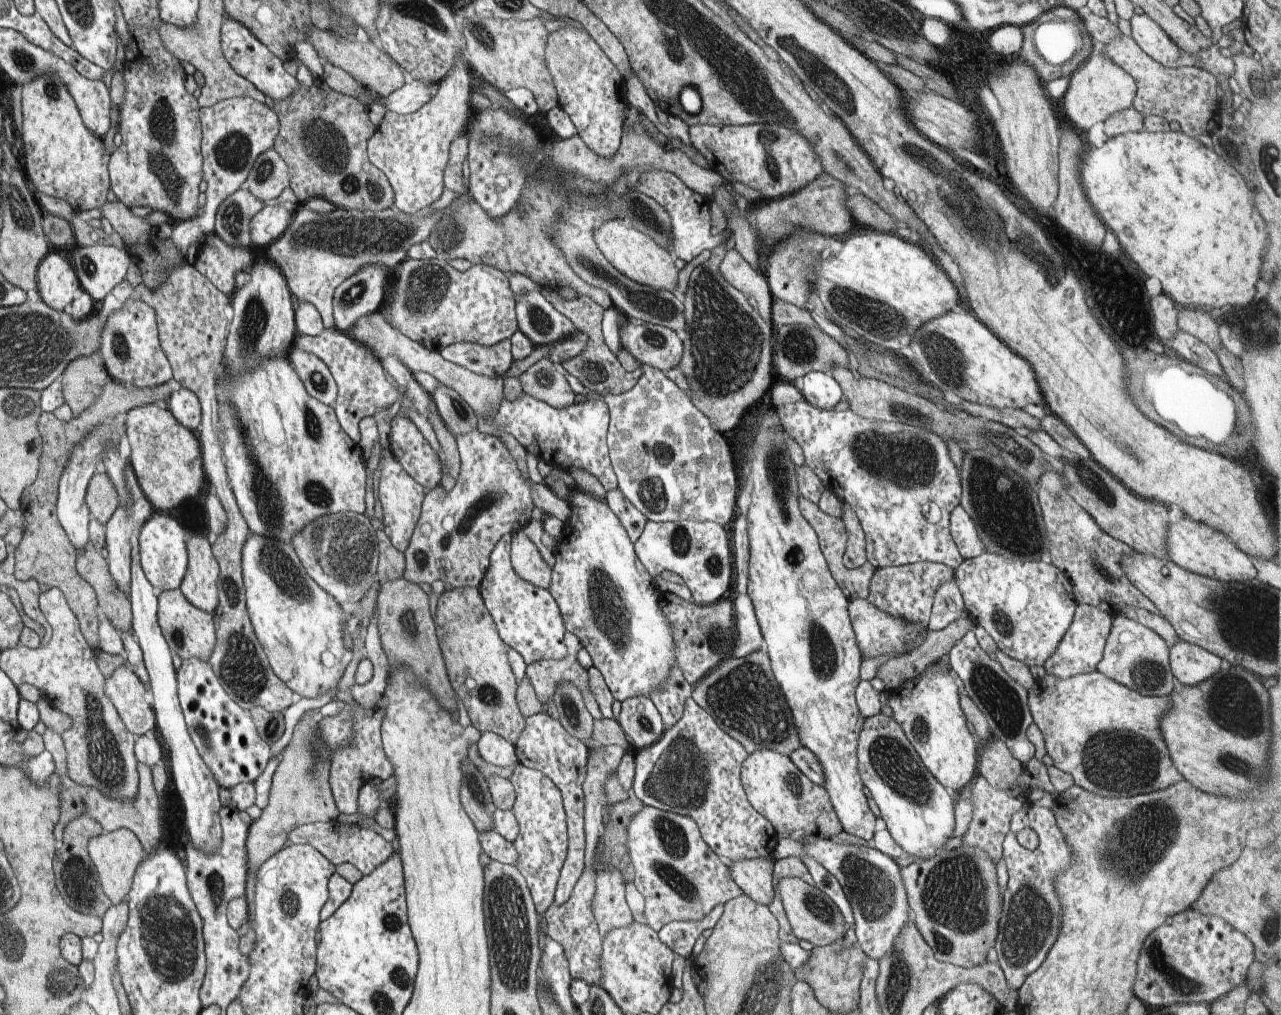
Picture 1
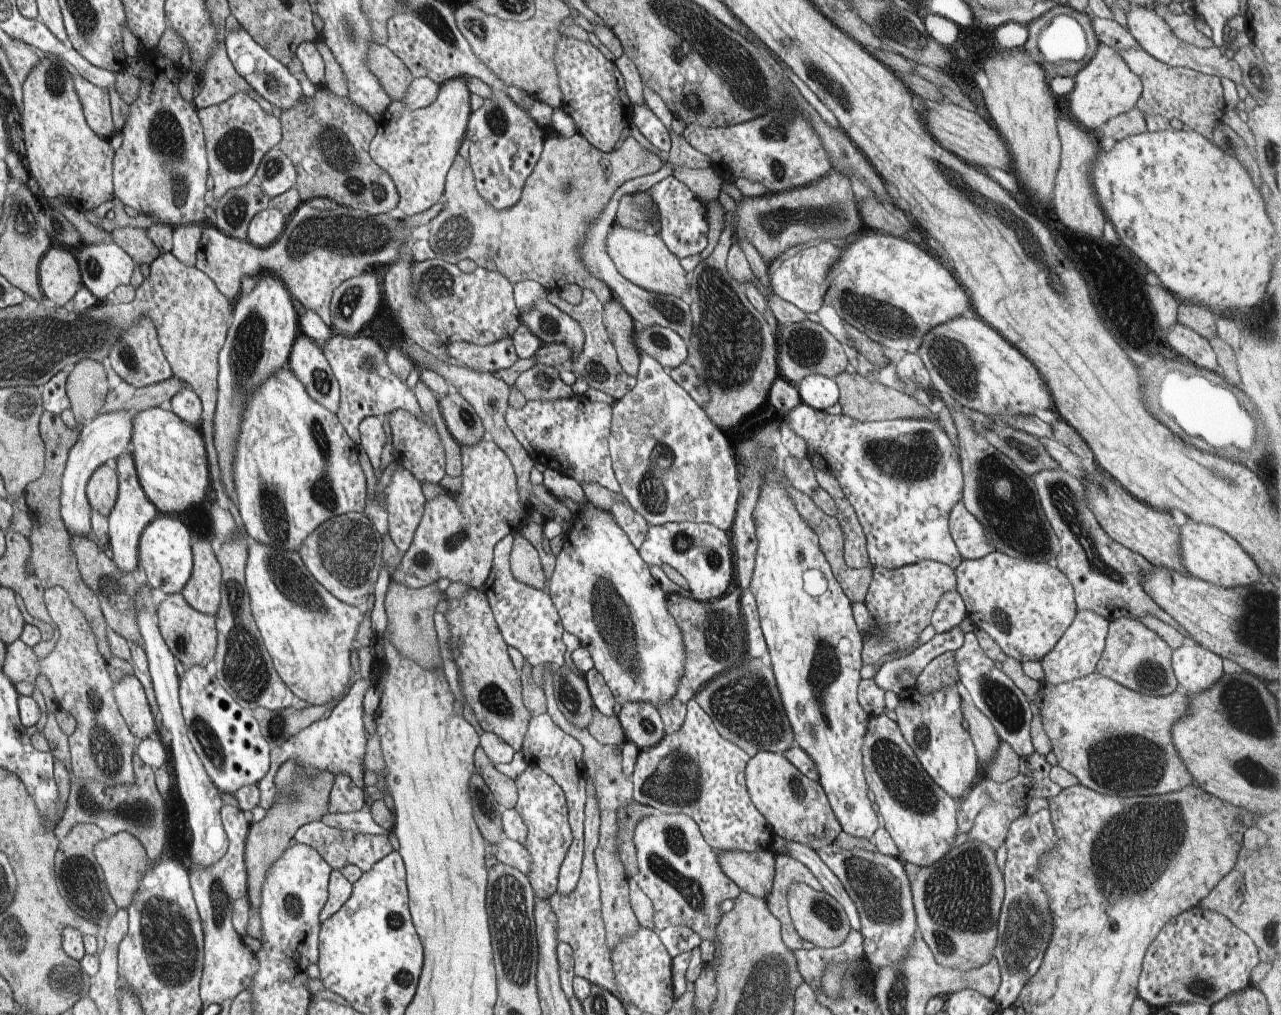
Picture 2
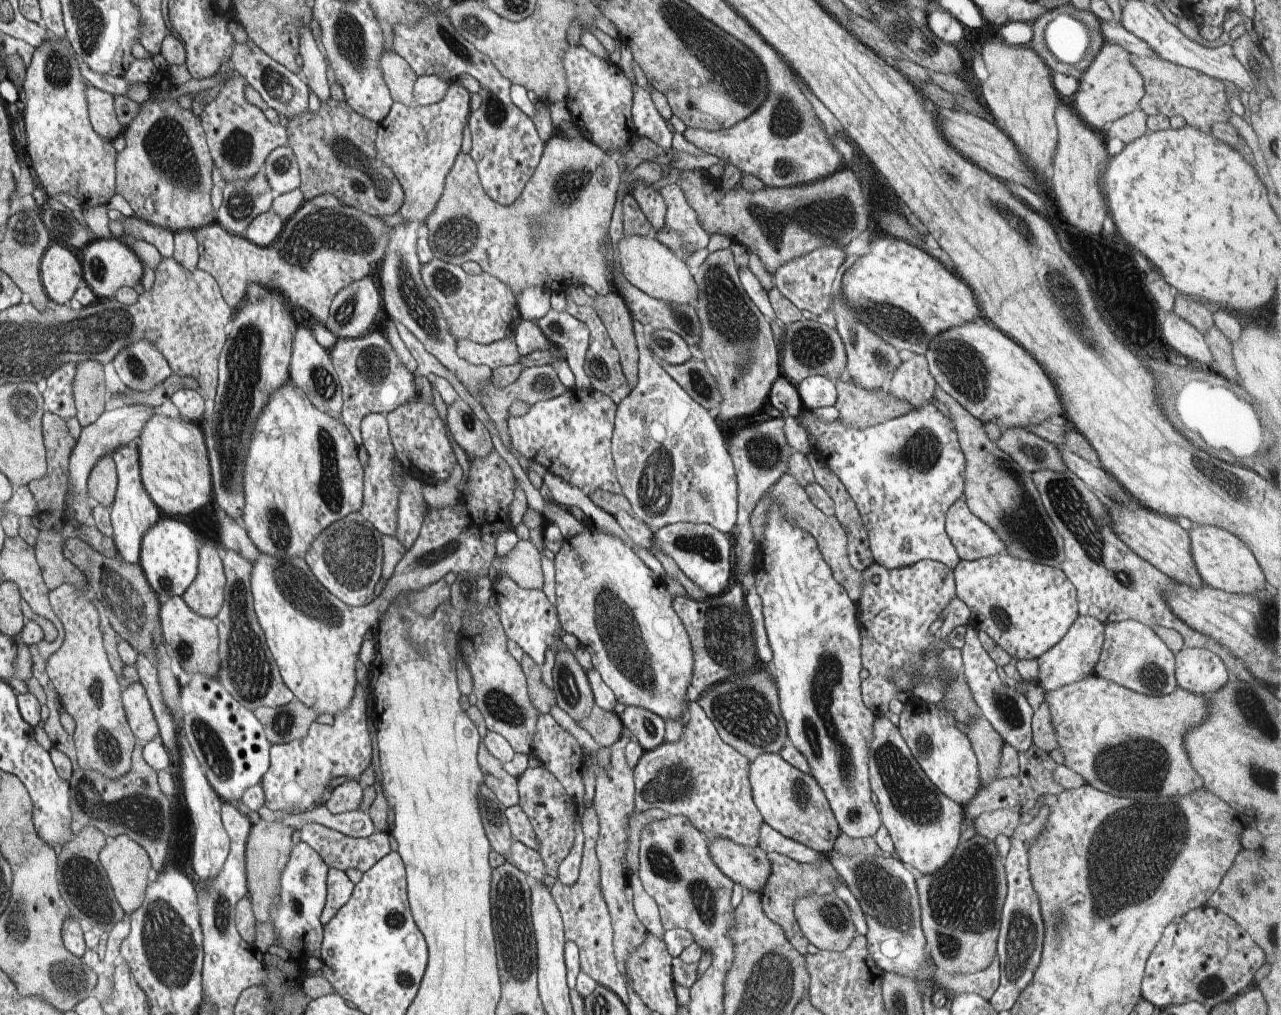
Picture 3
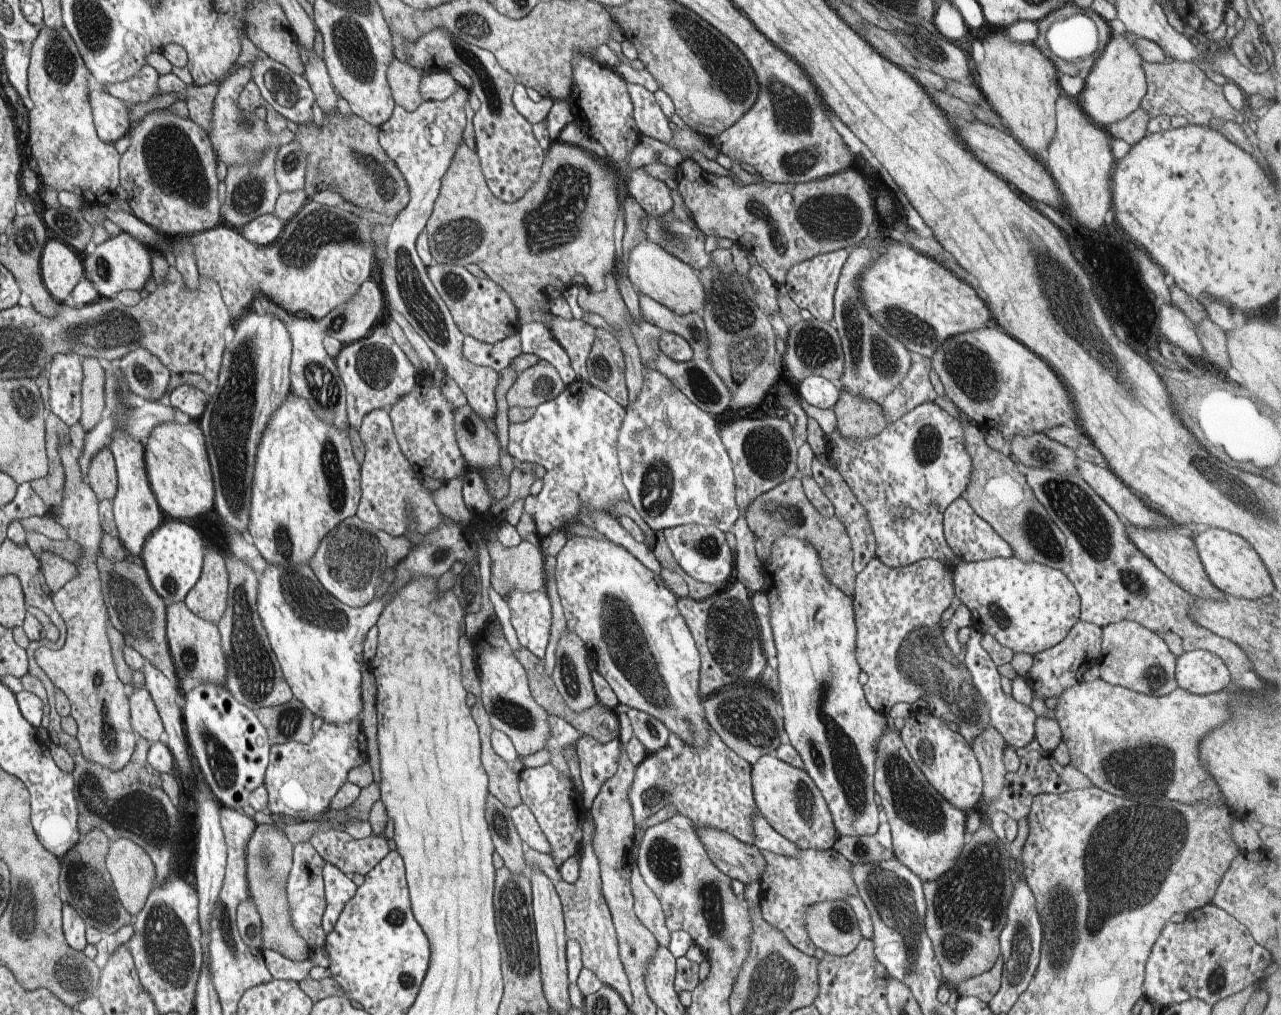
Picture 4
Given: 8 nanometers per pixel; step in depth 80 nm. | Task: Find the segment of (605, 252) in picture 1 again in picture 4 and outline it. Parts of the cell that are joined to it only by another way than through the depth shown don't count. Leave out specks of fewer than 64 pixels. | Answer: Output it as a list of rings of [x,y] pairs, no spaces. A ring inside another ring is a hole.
[[[644,240],[636,244],[630,252],[624,255],[628,278],[636,291],[650,296],[659,304],[670,308],[672,312],[684,316],[690,312],[701,313],[704,309],[704,286],[702,286],[697,272],[688,264],[684,264],[678,258],[668,254],[658,244]]]

